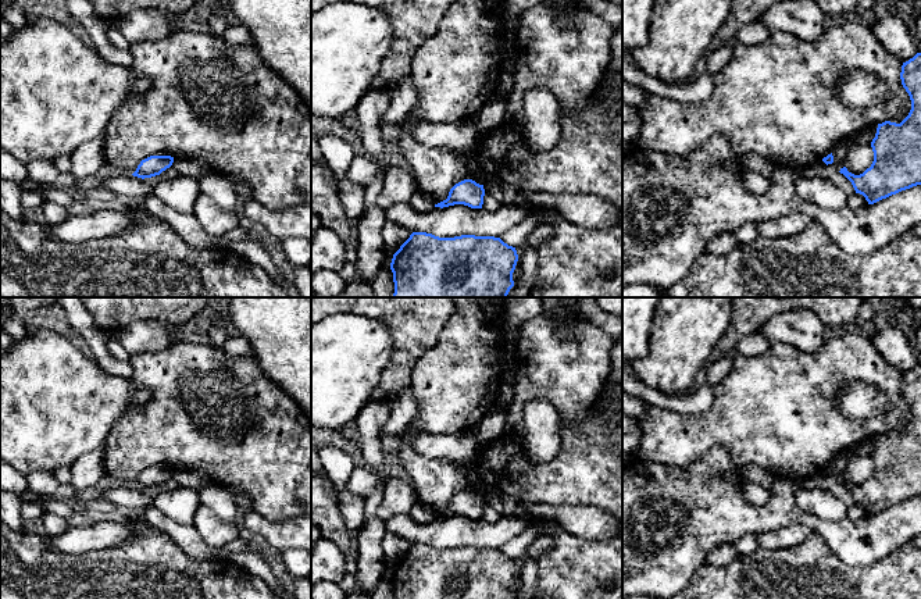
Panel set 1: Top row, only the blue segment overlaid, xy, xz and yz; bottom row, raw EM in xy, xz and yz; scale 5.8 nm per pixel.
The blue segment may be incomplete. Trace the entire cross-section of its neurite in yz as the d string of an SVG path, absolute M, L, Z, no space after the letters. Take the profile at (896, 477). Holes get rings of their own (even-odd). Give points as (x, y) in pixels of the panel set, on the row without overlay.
M921 364L903 374L900 391L911 411L908 427L900 435L878 435L870 479L860 486L839 482L868 516L921 496Z

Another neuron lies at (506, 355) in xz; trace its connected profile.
M503 342L497 347L497 363L501 370L503 378L515 374L515 350Z

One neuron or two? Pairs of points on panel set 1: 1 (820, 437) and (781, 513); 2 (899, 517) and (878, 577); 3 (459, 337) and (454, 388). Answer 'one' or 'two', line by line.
1: two
2: two
3: one

